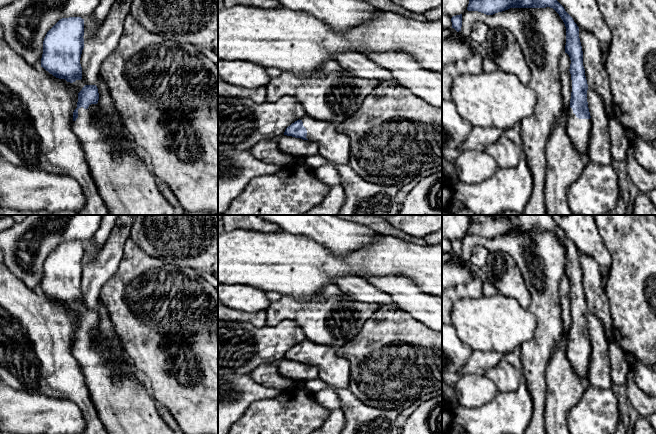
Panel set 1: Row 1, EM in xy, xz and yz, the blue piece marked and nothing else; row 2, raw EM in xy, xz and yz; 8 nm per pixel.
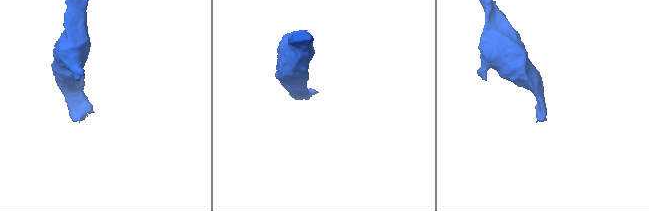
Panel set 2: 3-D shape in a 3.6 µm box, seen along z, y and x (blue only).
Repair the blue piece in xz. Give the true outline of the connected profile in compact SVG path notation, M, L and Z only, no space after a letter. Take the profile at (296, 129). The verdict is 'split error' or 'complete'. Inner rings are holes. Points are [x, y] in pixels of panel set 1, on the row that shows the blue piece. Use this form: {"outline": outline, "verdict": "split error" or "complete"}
{"outline": "M307 115L288 126L284 135L317 142L319 155L333 166L349 164L351 139L337 131L337 123Z", "verdict": "split error"}

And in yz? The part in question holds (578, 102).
{"outline": "M469 0L467 7L468 11L478 11L486 15L493 15L498 12L508 10L510 8L553 8L563 20L566 27L566 45L565 53L570 57L570 74L572 80L572 92L570 99L570 108L567 121L567 133L572 141L578 154L584 159L585 163L588 159L588 145L591 133L591 116L587 102L588 84L583 66L583 51L579 38L579 27L574 22L573 18L565 11L564 7L557 0Z", "verdict": "split error"}

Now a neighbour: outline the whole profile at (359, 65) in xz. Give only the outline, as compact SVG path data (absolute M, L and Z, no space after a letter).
M343 52L334 57L344 71L366 80L376 80L381 83L398 84L392 73L381 68L369 57L357 52Z

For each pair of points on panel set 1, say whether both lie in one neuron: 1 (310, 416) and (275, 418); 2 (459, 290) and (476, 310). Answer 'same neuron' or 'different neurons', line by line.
1: same neuron
2: different neurons

